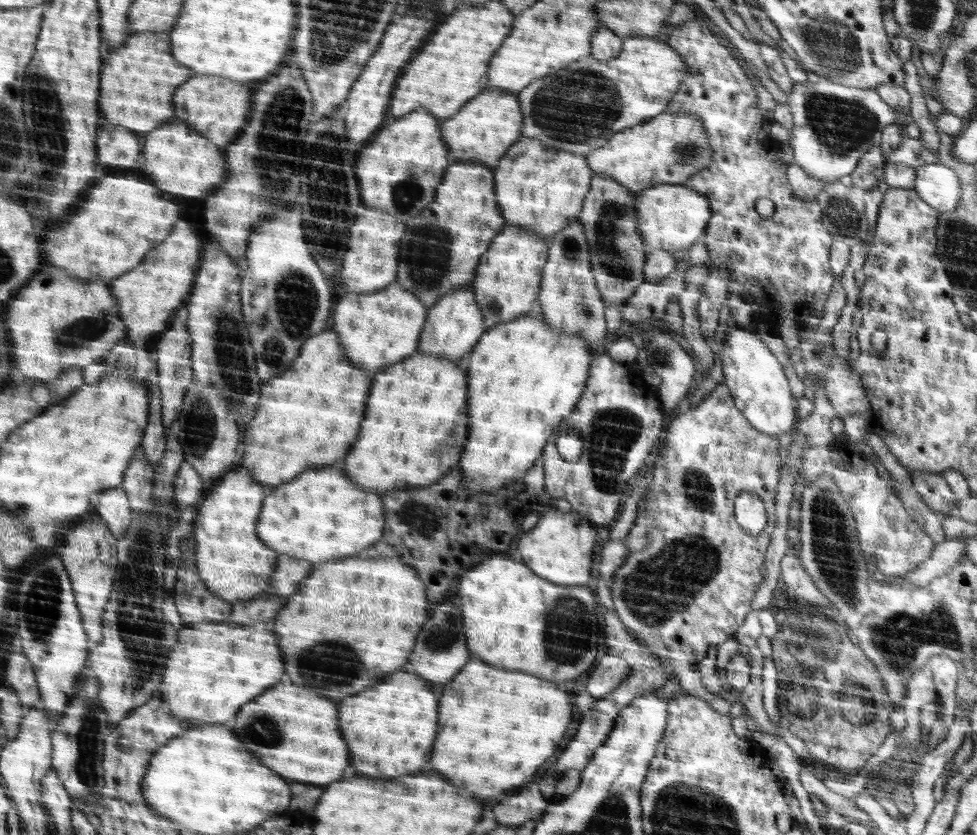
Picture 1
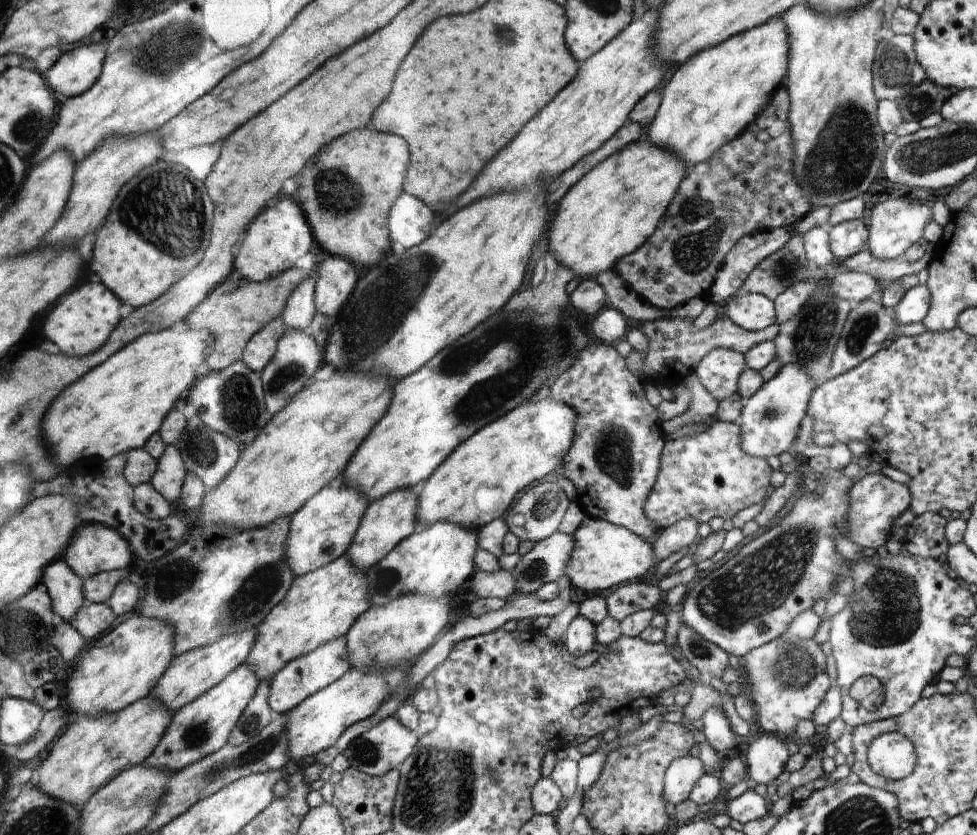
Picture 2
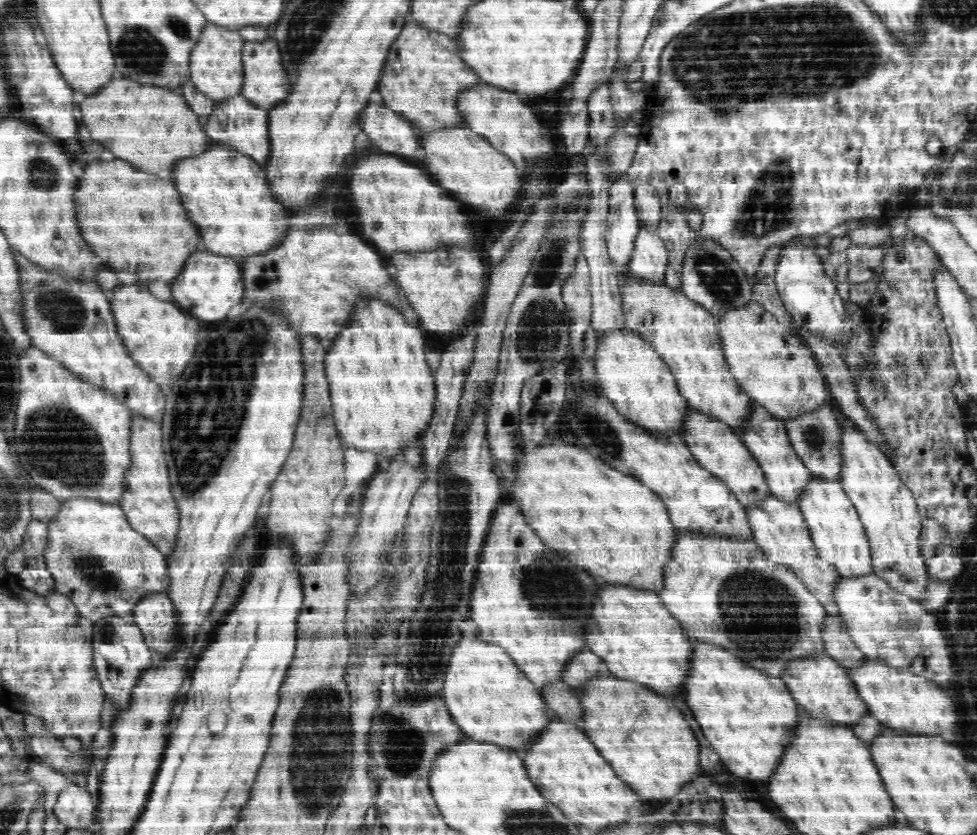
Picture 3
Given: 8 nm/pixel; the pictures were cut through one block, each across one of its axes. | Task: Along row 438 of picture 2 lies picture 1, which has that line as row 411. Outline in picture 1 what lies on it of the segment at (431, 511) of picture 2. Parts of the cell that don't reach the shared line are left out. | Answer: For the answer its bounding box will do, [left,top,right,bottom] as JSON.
[453,310,593,494]

